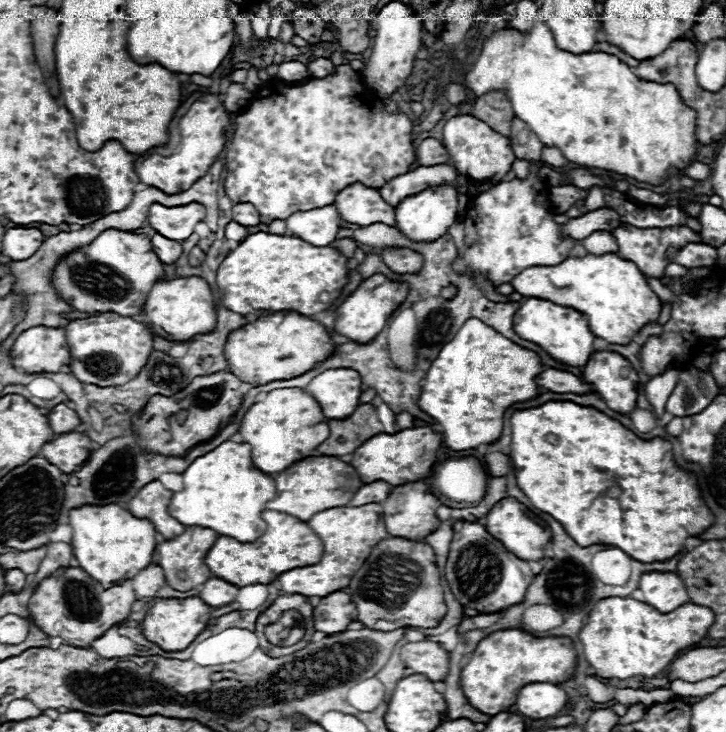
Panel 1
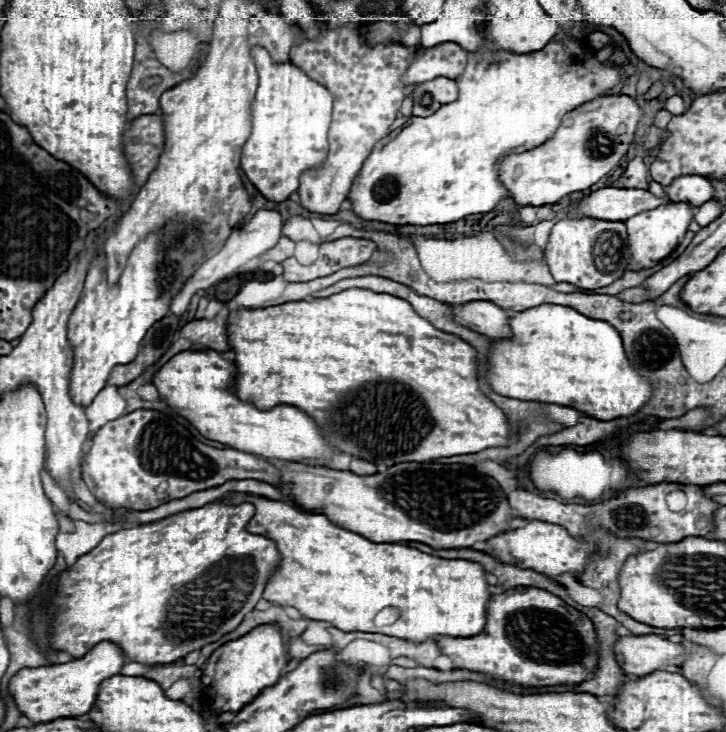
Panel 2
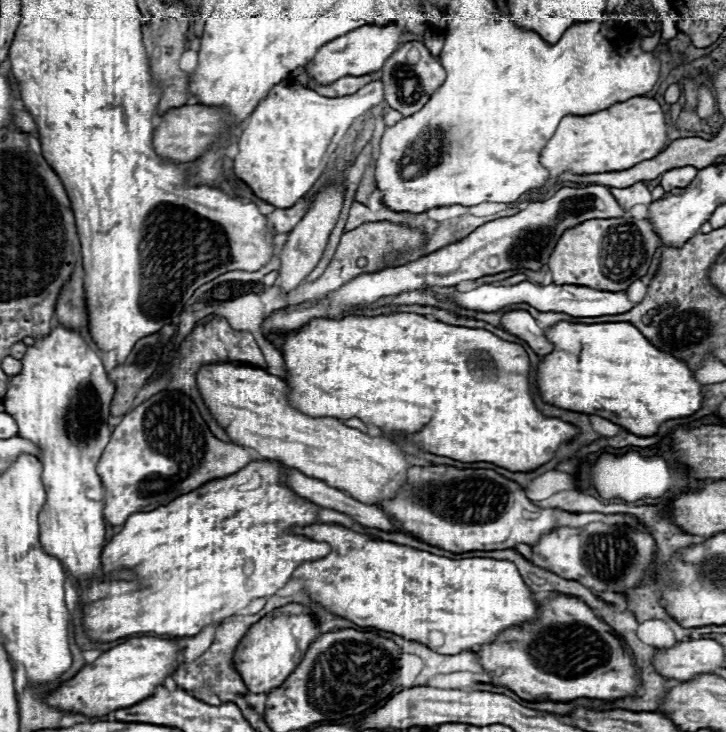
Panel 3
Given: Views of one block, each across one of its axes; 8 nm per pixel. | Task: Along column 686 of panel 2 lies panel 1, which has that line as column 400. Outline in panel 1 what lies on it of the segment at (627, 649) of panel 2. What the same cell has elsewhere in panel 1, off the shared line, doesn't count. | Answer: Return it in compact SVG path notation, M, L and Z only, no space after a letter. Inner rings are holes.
M410 642L402 646L400 658L416 674L424 674L432 682L442 682L448 674L450 652L444 650L438 642Z

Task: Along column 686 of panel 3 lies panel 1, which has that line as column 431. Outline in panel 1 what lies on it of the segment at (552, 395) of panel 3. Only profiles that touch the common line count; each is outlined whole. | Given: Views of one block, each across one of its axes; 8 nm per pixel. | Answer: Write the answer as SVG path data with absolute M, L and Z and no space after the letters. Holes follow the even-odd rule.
M470 318L456 334L452 342L448 342L438 358L432 362L430 370L426 372L426 382L422 386L422 396L418 406L430 414L444 430L444 444L452 450L468 450L480 444L492 444L502 436L504 428L504 412L516 402L532 400L540 394L540 386L534 382L536 376L542 372L540 356L532 350L526 350L512 340L504 338L494 328L486 326L478 318Z

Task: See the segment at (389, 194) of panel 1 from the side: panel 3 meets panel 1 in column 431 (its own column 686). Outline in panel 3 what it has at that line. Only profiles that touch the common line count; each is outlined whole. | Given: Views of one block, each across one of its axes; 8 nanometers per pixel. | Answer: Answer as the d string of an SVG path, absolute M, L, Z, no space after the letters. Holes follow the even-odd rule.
M684 166L684 168L676 168L676 170L668 170L662 174L662 188L666 192L676 190L676 188L686 188L694 178L696 178L696 168L694 166Z

